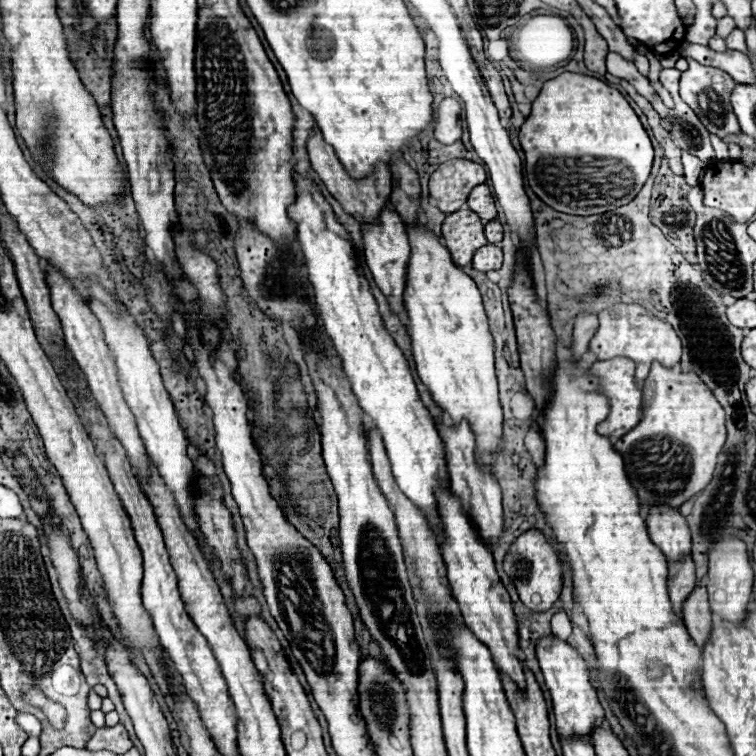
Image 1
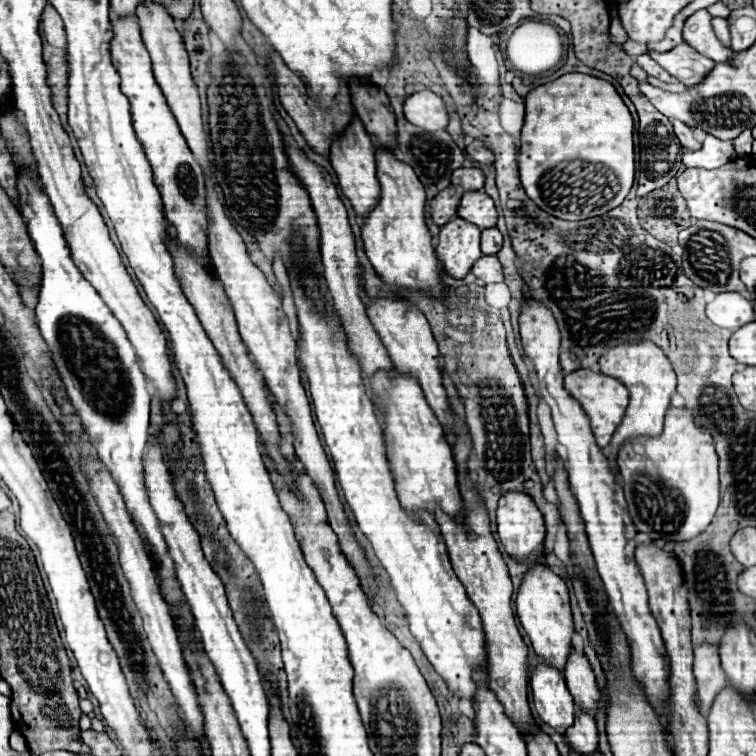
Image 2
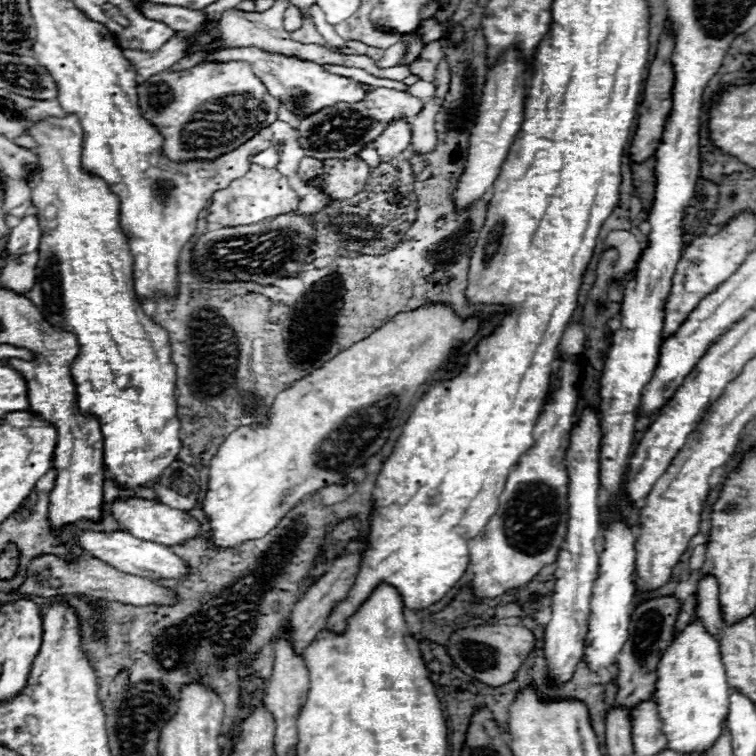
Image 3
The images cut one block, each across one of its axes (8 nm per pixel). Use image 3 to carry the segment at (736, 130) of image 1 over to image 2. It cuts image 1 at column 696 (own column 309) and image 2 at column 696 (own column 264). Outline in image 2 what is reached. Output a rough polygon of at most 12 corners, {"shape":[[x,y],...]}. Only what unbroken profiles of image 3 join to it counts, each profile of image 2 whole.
{"shape":[[692,46],[650,56],[682,84],[696,86],[716,66]]}

